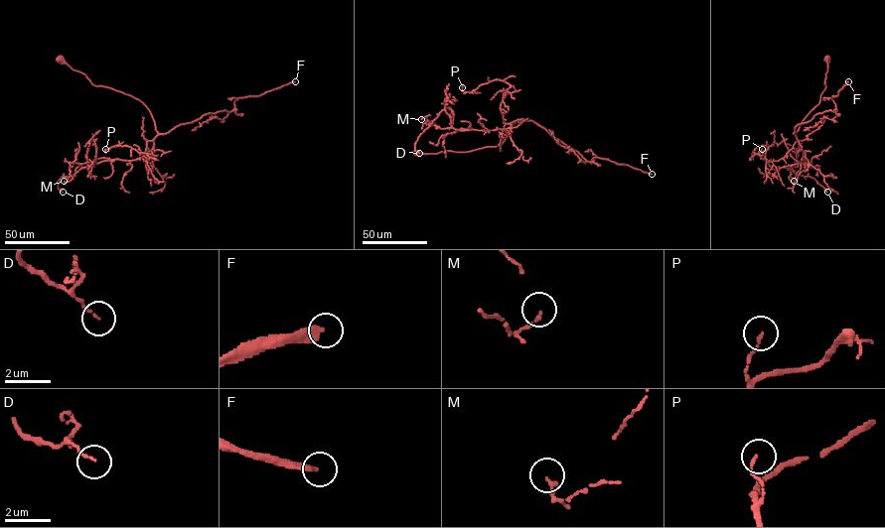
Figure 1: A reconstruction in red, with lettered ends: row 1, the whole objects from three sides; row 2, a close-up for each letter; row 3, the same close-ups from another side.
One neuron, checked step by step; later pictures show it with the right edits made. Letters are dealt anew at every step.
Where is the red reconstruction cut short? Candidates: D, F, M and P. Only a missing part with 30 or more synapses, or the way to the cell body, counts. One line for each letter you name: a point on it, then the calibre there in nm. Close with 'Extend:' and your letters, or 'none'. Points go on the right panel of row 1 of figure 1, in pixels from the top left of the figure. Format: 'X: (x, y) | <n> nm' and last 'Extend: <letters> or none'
F: (848, 81) | 280 nm
Extend: F

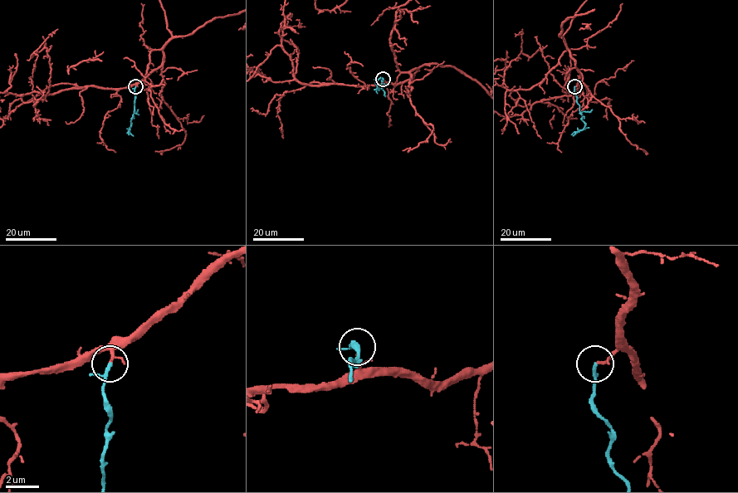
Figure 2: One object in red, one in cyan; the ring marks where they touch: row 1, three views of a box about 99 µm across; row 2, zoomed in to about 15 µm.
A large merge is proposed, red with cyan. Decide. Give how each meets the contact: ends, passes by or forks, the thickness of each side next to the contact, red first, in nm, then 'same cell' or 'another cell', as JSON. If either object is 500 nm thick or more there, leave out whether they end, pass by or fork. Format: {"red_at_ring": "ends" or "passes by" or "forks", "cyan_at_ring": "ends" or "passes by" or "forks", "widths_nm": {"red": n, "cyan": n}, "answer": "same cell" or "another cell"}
{"red_at_ring": "passes by", "cyan_at_ring": "passes by", "widths_nm": {"red": 110, "cyan": 150}, "answer": "same cell"}

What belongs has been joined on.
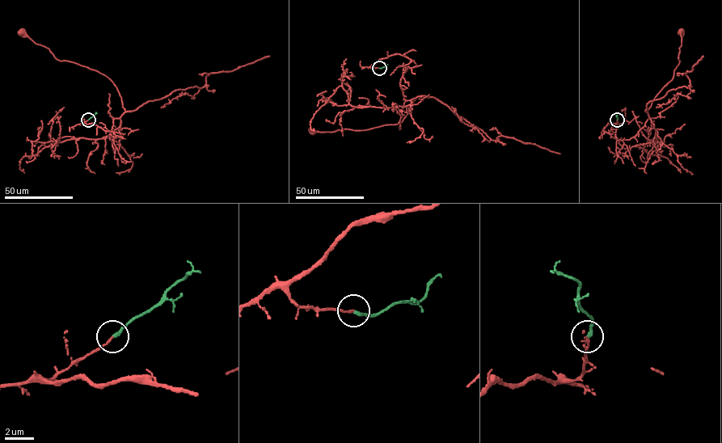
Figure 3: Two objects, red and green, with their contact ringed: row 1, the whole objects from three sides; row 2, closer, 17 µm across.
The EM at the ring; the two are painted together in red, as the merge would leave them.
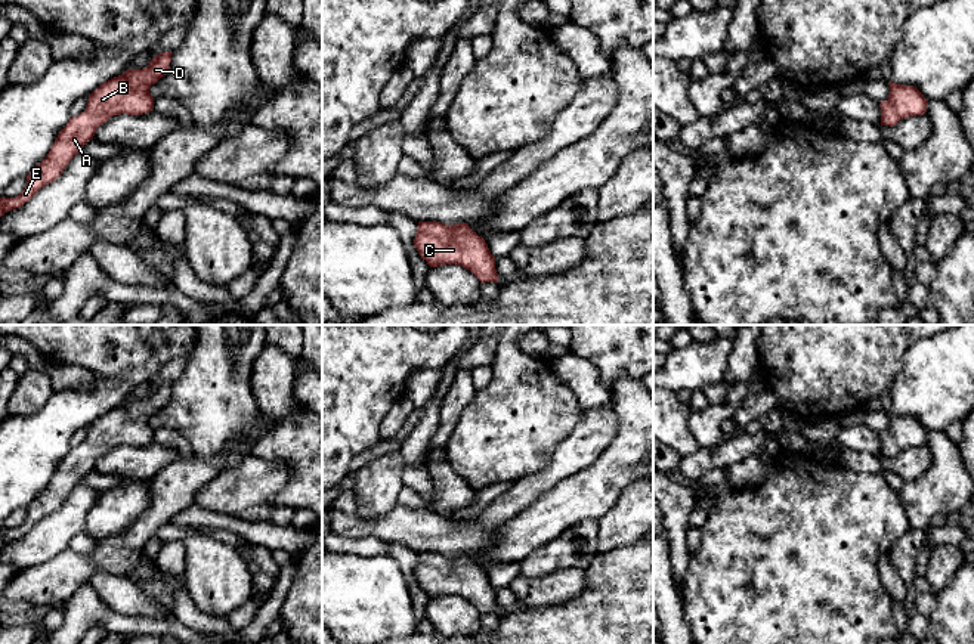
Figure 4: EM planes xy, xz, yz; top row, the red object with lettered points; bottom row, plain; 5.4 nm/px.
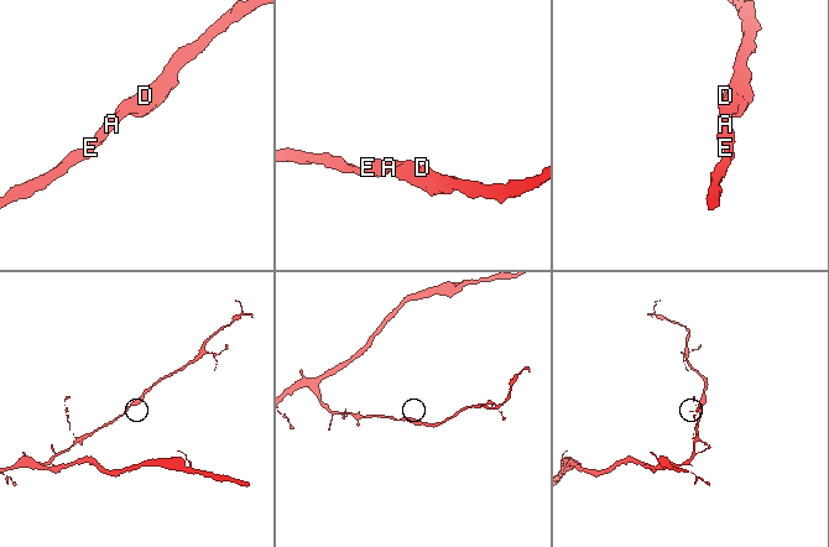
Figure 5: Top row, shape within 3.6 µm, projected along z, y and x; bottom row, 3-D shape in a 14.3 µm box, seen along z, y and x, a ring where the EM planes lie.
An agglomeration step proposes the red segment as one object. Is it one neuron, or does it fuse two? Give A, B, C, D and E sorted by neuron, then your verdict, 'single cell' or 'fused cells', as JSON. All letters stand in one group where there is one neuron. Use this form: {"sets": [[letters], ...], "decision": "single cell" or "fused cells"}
{"sets": [["A", "B", "C", "D", "E"]], "decision": "single cell"}

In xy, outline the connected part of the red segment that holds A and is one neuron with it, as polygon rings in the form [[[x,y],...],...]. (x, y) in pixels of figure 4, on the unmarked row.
[[[171,383],[160,384],[151,390],[146,399],[127,400],[89,425],[86,442],[71,448],[59,462],[47,487],[27,507],[25,520],[15,529],[0,529],[0,548],[22,538],[41,518],[55,513],[81,479],[93,470],[98,458],[111,448],[151,443],[155,430],[151,427],[149,419],[167,405],[171,386]]]

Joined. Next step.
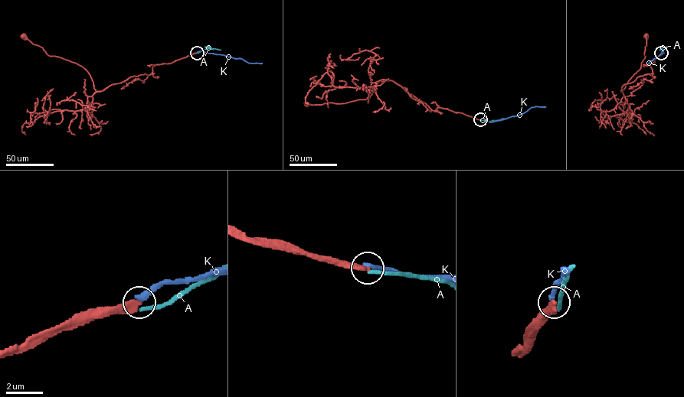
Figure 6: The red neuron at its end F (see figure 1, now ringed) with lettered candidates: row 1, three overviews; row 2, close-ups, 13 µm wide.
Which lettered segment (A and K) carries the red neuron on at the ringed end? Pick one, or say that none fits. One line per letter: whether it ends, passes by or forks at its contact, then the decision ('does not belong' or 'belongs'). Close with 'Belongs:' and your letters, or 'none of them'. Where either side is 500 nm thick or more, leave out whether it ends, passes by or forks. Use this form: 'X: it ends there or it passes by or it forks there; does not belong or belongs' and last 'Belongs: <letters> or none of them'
A: it ends there; does not belong
K: it ends there; does not belong
Belongs: none of them

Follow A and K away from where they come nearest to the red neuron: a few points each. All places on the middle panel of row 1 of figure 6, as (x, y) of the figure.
A: (480, 120), (488, 122), (504, 118)
K: (480, 119), (493, 122), (524, 112), (532, 107), (545, 107)

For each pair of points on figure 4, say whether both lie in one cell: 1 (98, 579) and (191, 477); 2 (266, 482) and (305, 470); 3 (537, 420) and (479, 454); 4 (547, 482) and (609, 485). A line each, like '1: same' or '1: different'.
1: different
2: different
3: same
4: different

